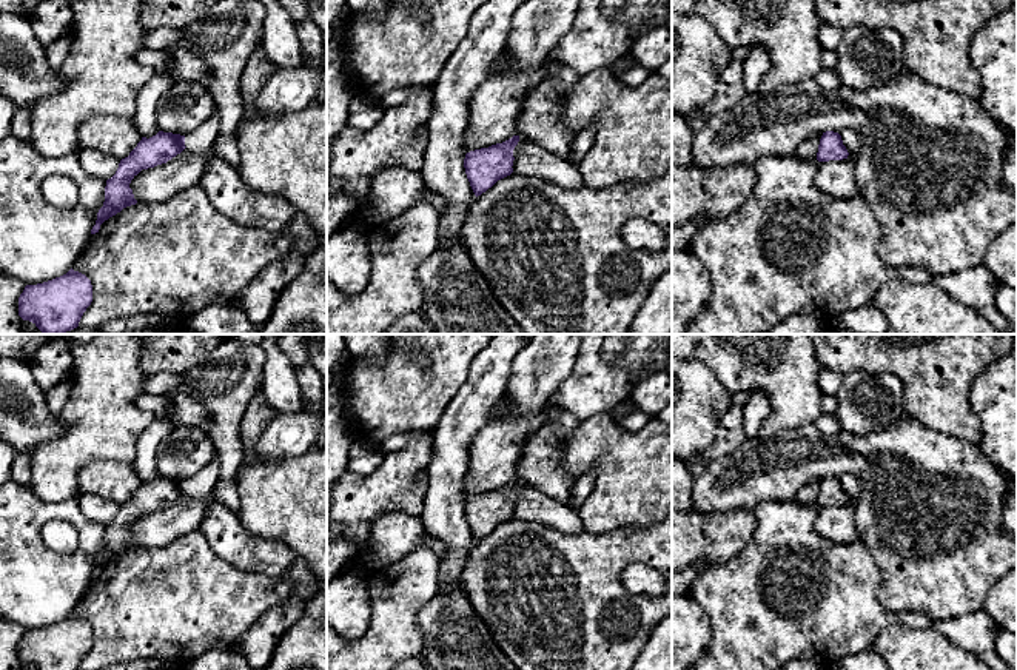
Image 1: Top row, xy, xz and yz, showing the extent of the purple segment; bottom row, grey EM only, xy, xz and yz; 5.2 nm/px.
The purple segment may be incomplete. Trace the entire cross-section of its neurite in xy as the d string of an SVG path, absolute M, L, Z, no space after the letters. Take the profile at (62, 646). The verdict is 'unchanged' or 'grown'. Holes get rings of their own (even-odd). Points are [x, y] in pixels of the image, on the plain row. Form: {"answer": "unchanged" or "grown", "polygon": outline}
{"answer": "unchanged", "polygon": "M71 613L52 625L26 630L18 642L18 661L35 670L79 670L91 647L91 625Z"}

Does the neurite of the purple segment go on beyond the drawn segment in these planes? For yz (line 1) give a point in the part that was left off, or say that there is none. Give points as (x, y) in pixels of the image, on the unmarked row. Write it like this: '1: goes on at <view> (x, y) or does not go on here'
1: does not go on here

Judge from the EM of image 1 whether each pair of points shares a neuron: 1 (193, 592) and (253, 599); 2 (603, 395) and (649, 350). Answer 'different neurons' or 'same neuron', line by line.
1: same neuron
2: same neuron

